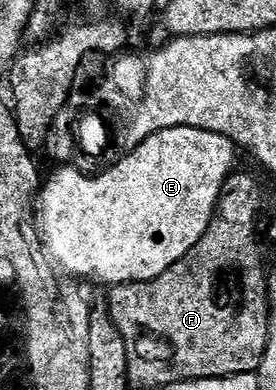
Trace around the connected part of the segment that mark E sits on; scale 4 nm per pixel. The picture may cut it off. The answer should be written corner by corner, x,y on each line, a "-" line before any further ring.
175,127
154,133
148,140
142,141
132,151
127,152
117,163
97,174
87,175
73,165
60,165
60,168
49,179
47,176
43,180
38,192
38,210
34,215
35,222
38,224
38,234
47,254
57,264
60,262
72,274
69,276
85,275
88,279
96,278
100,283
112,283
111,285
144,283
147,279
166,273
166,269
170,269
179,259
186,257
186,253
190,253
190,249
194,249
194,245
198,245
198,241
206,233
213,215
216,214
216,206
220,203
220,197
224,194
224,184
228,182
229,175
233,174
235,167
232,166
236,163
236,154
238,154
236,144
227,139
225,135
219,135
201,127

